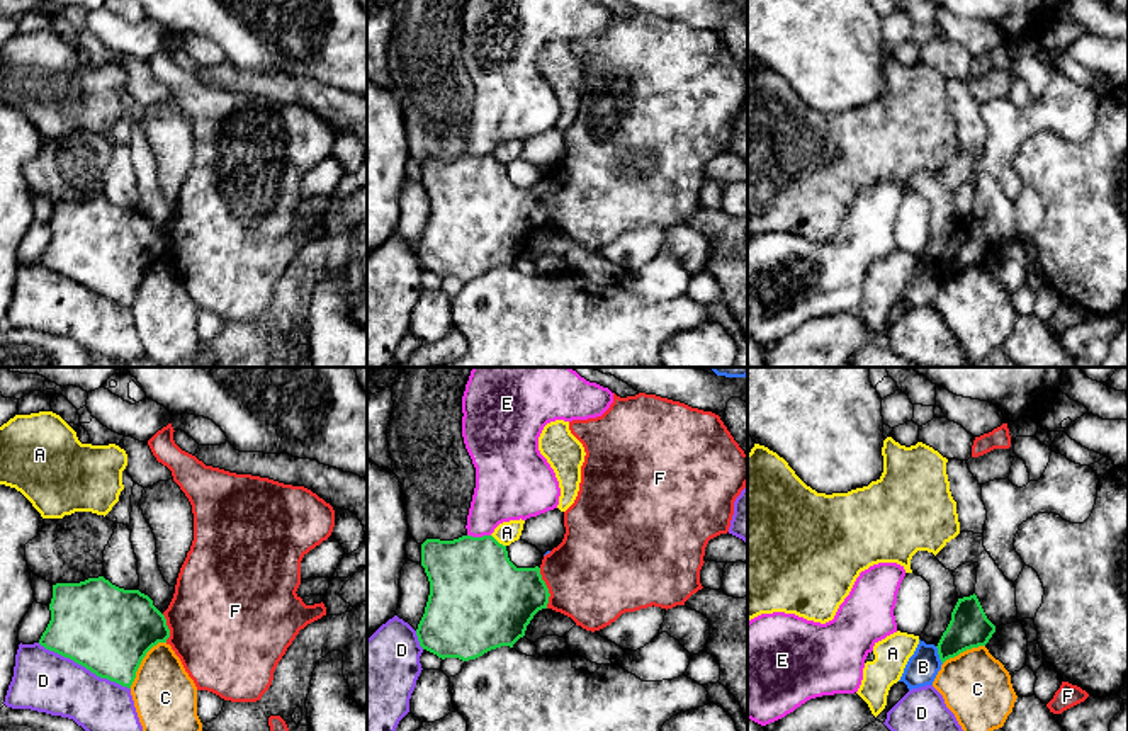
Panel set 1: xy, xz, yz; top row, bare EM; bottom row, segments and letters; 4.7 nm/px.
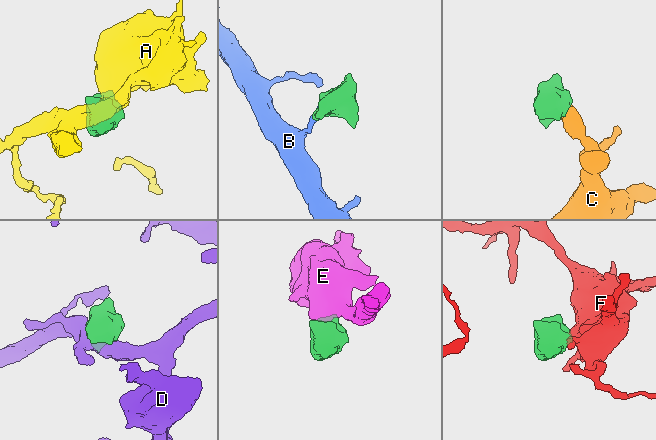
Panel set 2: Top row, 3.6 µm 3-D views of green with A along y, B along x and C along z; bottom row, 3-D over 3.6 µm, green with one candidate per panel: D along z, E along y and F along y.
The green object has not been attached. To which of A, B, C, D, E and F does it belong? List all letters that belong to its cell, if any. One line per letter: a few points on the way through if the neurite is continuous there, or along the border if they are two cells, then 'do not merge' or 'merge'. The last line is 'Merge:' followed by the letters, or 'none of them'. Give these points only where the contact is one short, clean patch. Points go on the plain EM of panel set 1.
A: border xz (491, 153), (505, 165); do not merge
B: border yz (935, 266), (941, 283); do not merge
C: border xy (165, 260), (160, 260), (146, 272), (129, 306); do not merge
D: do not merge
E: do not merge
F: way xz (496, 220), (532, 208), (547, 208), (586, 192), (597, 192); merge
Merge: F

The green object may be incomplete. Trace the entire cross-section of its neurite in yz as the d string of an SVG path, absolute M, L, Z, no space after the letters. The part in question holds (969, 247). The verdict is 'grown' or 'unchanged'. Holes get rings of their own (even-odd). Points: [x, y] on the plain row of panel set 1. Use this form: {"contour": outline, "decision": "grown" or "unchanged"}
{"contour": "M977 214L958 218L951 240L938 262L938 274L941 282L960 272L985 265L995 245L987 238Z", "decision": "unchanged"}

